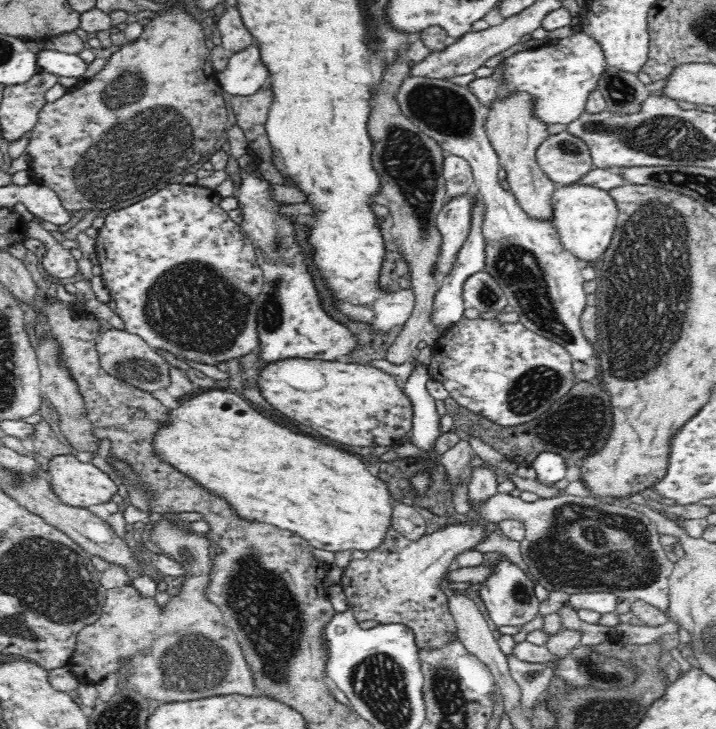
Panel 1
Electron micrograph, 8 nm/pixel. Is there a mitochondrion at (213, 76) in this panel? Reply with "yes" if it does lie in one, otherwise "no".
no

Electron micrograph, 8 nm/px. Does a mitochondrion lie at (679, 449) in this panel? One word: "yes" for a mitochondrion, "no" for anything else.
yes

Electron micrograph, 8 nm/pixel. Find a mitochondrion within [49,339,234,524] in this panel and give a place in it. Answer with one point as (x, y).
(143, 370)

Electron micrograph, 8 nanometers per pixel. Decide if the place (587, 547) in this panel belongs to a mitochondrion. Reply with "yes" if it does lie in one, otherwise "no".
yes

